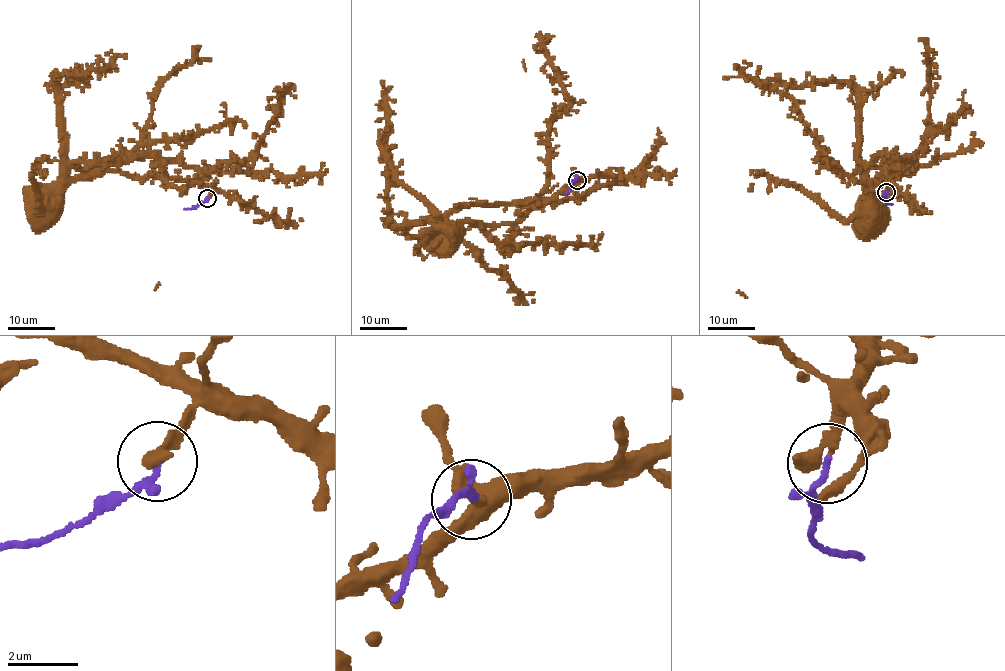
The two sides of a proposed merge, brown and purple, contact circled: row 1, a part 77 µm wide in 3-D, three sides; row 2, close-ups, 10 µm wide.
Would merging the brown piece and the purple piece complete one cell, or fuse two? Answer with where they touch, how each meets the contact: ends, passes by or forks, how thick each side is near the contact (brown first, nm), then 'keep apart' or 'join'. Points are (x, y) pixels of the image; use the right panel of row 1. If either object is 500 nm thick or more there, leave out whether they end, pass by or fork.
place (886, 192); brown ends; purple passes by; calibres 440 and 120 nm; keep apart

